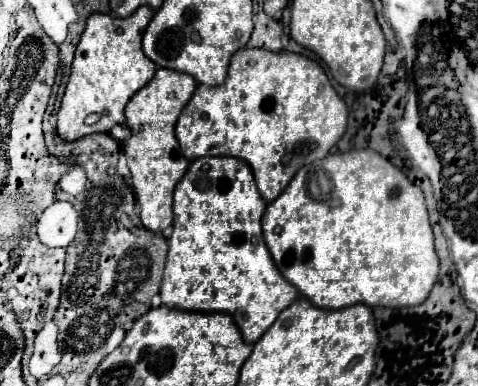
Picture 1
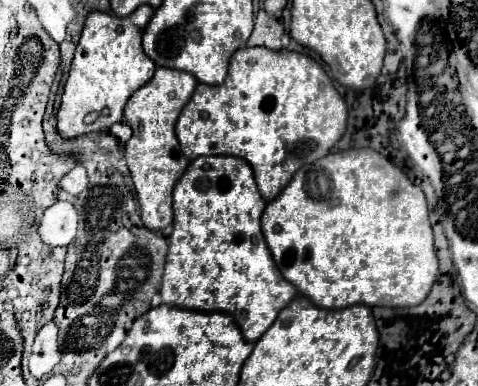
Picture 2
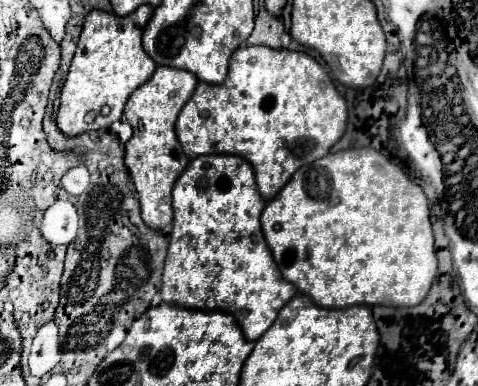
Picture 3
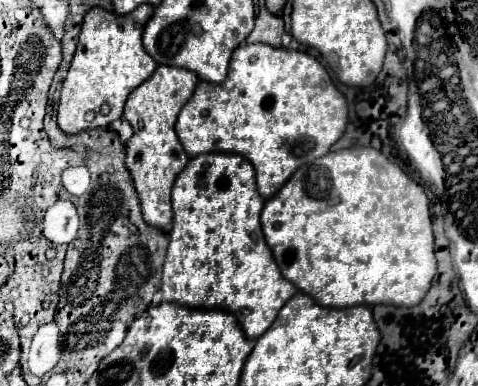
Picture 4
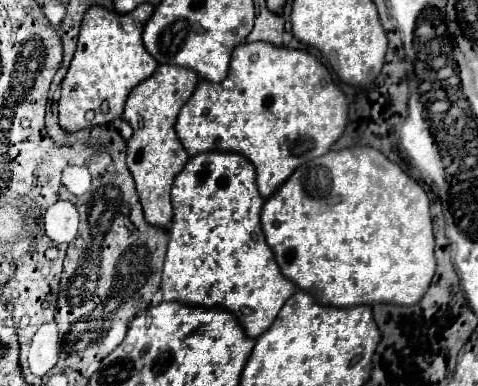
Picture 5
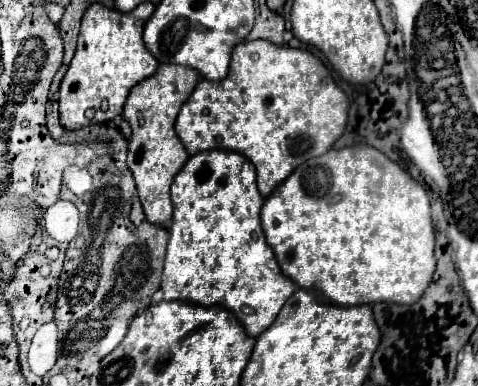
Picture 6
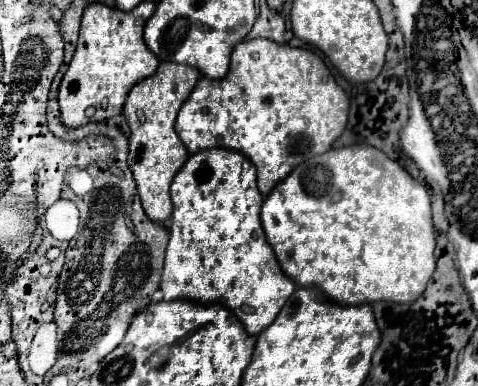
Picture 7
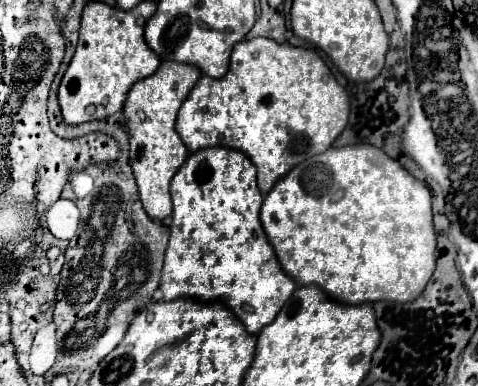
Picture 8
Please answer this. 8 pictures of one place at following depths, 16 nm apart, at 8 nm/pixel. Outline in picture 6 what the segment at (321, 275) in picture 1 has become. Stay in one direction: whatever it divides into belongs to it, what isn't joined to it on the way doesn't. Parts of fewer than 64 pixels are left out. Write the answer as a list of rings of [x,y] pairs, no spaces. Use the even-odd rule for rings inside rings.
[[[356,144],[346,146],[340,150],[328,150],[322,156],[316,156],[304,164],[300,164],[278,188],[264,200],[262,206],[262,228],[266,234],[268,244],[272,246],[276,260],[284,272],[284,276],[292,278],[300,288],[316,290],[324,302],[338,304],[338,306],[356,306],[356,304],[374,304],[374,302],[396,302],[396,304],[414,304],[422,294],[428,282],[432,280],[432,274],[436,270],[436,258],[434,258],[434,224],[430,222],[430,196],[428,190],[414,180],[400,164],[390,160],[384,152],[368,146],[368,144]]]

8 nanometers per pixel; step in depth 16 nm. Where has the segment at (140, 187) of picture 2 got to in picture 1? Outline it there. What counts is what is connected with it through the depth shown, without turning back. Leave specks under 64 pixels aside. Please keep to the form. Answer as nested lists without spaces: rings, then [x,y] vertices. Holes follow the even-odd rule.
[[[158,68],[148,86],[140,88],[126,104],[126,124],[132,136],[124,142],[124,156],[130,168],[134,192],[140,206],[142,224],[152,232],[162,232],[174,220],[172,216],[172,192],[178,180],[188,168],[188,158],[180,152],[174,126],[196,90],[196,80],[184,72]]]

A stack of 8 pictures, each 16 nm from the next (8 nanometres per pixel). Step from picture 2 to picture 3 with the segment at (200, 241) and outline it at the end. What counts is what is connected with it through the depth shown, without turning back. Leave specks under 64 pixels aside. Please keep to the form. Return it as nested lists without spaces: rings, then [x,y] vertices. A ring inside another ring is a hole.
[[[204,154],[188,162],[182,176],[172,190],[174,222],[170,232],[164,276],[162,276],[162,300],[168,304],[180,304],[198,310],[224,310],[230,312],[240,324],[248,340],[258,340],[270,324],[276,320],[282,306],[298,292],[276,268],[272,252],[262,236],[260,214],[264,198],[258,194],[254,168],[248,160],[232,154]]]

